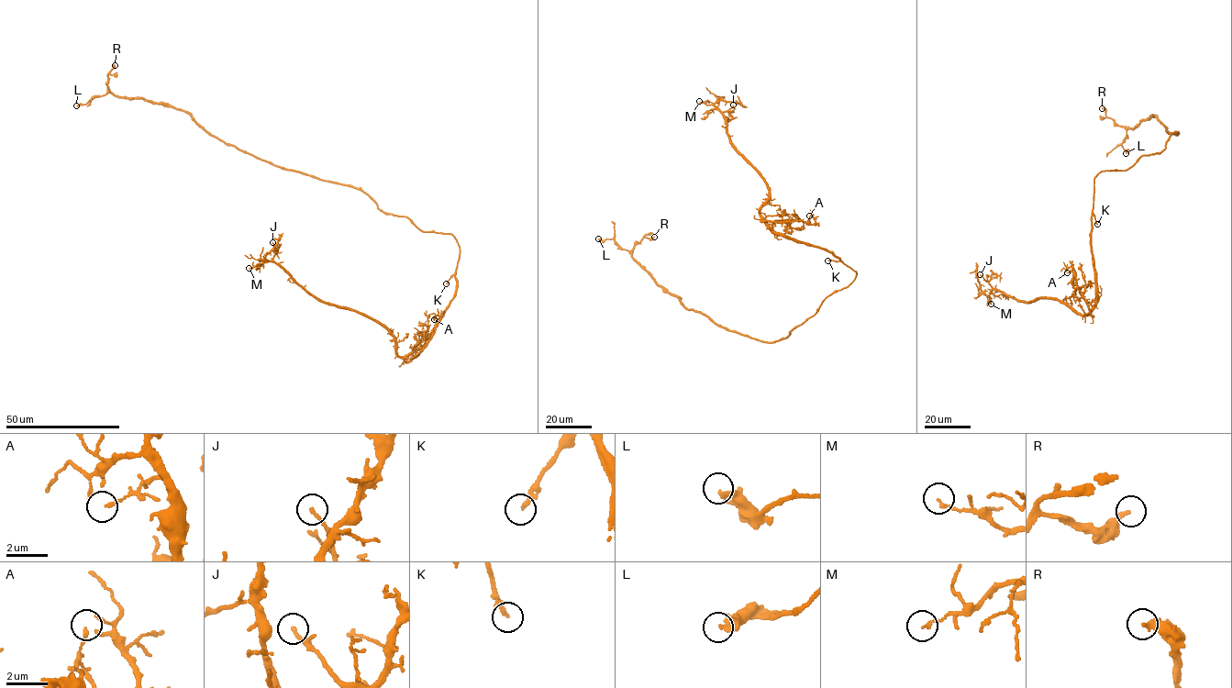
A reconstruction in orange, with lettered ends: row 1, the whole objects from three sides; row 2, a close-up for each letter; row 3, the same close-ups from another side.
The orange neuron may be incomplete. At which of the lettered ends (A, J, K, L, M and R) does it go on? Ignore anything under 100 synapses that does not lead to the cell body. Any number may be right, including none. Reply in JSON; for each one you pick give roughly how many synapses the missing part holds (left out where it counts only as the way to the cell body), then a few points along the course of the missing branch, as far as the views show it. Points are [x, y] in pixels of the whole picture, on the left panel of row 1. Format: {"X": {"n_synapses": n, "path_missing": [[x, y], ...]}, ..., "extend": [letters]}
{"K": {"path_missing": [[446, 283], [419, 331], [420, 337]]}, "extend": ["K"]}

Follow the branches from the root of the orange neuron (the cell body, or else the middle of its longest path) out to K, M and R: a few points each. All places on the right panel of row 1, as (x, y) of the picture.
K: (1122, 170), (1105, 170), (1094, 178), (1093, 211), (1097, 224)
M: (1122, 170), (1094, 178), (1090, 243), (1098, 288), (1088, 314), (1048, 297), (1025, 303), (993, 289), (991, 304)
R: (1122, 170), (1141, 156), (1159, 154), (1170, 135), (1179, 133), (1170, 134), (1156, 115), (1125, 128), (1102, 108)

